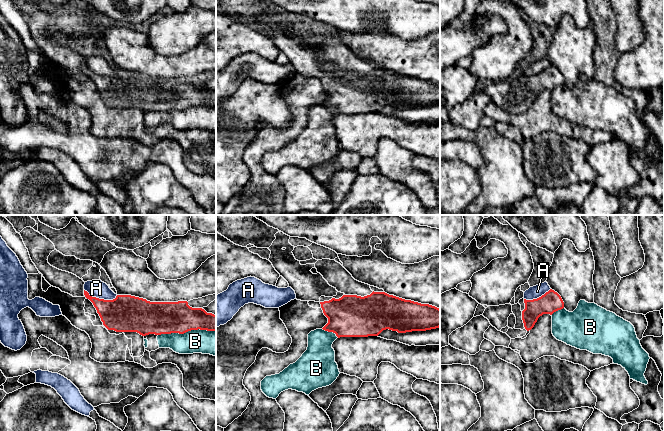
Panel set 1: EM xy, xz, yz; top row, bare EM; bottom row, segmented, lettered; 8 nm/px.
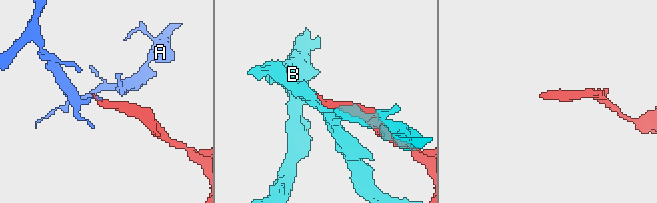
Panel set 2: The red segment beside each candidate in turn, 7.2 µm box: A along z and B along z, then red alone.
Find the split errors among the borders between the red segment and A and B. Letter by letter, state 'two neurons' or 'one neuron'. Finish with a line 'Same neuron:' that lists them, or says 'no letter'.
A: two neurons
B: two neurons
Same neuron: no letter

